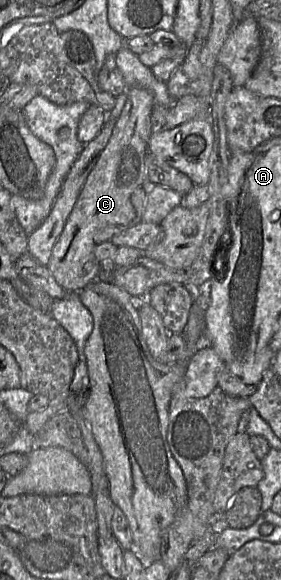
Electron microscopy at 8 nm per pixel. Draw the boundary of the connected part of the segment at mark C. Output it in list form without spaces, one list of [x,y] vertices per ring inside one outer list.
[[[130,88],[112,135],[90,172],[65,227],[55,243],[46,267],[66,291],[78,292],[97,279],[102,263],[94,254],[95,235],[105,227],[127,225],[135,216],[131,194],[147,182],[145,157],[153,128],[151,114],[155,101],[150,91]]]

